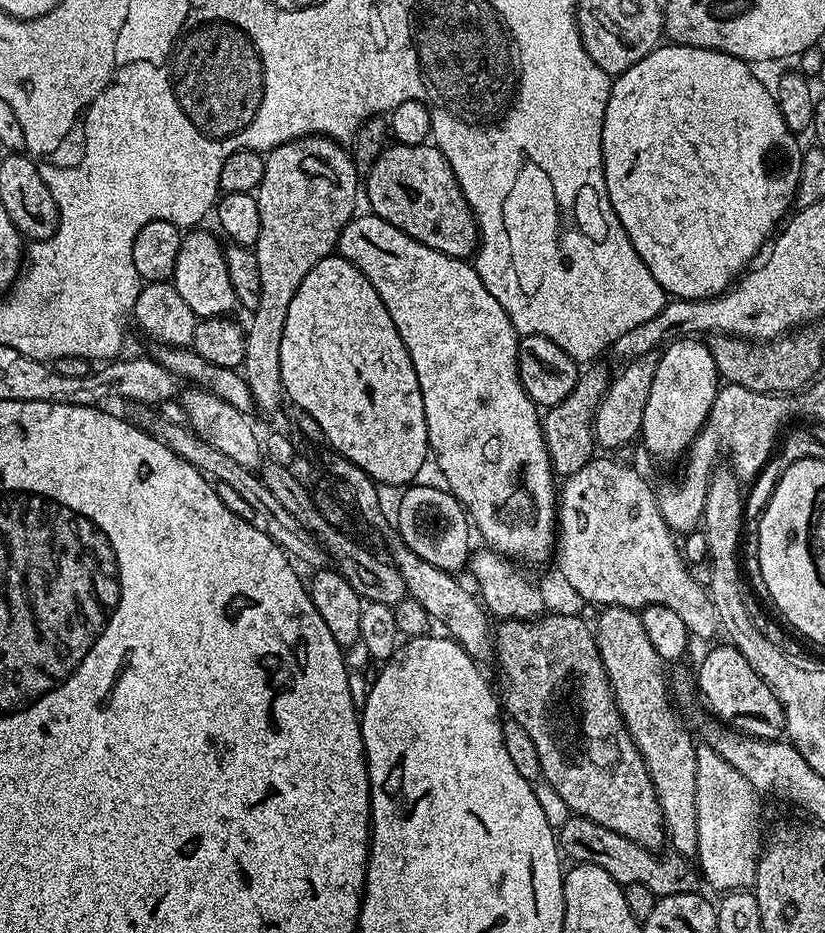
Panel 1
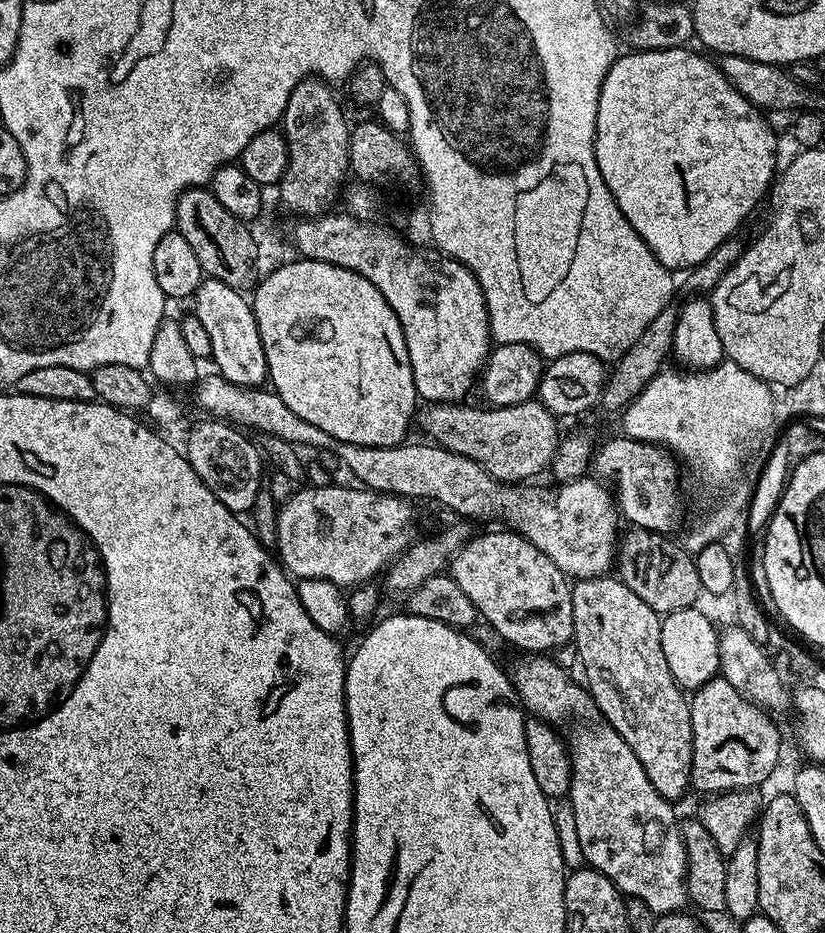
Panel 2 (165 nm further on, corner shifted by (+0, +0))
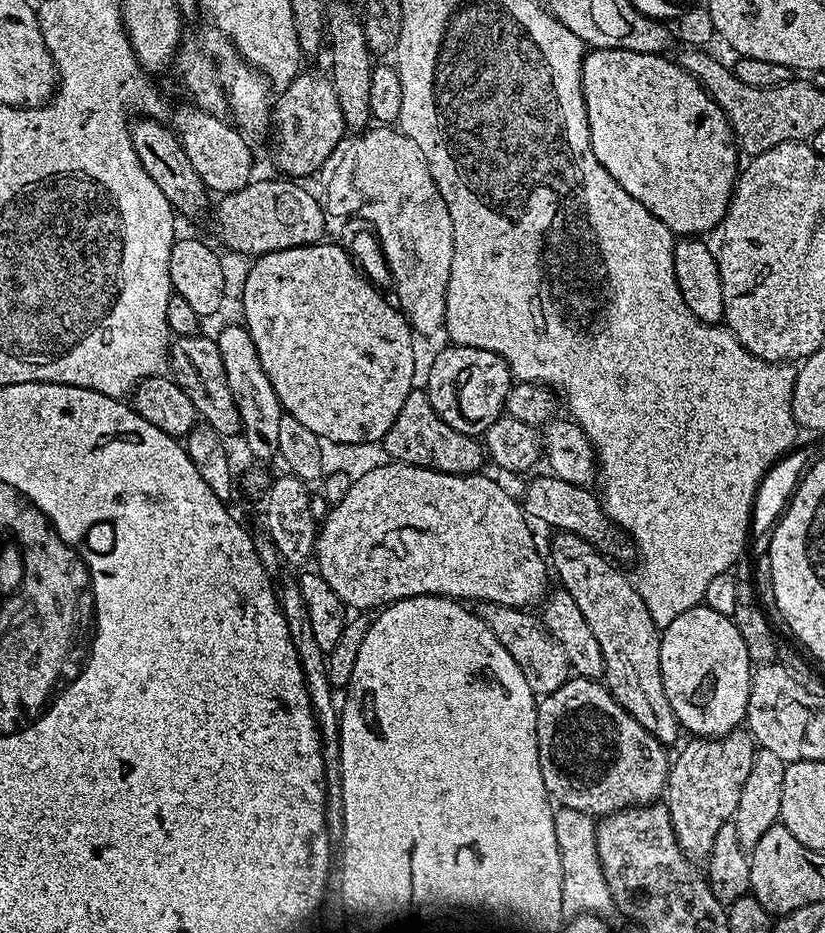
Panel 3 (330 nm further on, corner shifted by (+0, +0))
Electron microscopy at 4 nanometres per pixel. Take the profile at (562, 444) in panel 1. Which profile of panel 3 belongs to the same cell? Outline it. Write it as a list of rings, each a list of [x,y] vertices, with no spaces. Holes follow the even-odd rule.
[[[413,390],[410,394],[406,394],[406,402],[402,402],[402,410],[398,410],[394,426],[386,430],[382,447],[388,455],[385,457],[398,464],[413,464],[419,468],[429,468],[459,476],[464,476],[467,472],[481,471],[481,441],[475,436],[467,436],[454,430],[454,426],[446,426],[446,422],[442,422],[438,414],[434,414],[434,406],[430,406],[430,398],[424,390]]]

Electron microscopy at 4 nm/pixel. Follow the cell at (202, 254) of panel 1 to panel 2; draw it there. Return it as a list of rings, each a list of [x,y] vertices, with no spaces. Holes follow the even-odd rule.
[[[211,278],[201,280],[194,297],[194,314],[206,334],[210,334],[212,354],[211,363],[216,363],[215,371],[226,377],[234,386],[258,388],[268,380],[268,363],[262,346],[262,338],[258,334],[258,322],[252,313],[252,305],[245,293],[226,286],[226,282],[218,282]]]

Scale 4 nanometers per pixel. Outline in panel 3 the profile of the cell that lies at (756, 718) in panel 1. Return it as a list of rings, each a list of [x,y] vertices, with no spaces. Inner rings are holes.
[[[747,730],[728,732],[719,738],[692,738],[689,741],[677,756],[675,753],[668,769],[666,803],[680,849],[693,861],[700,862],[710,854],[718,830],[735,817],[742,785],[750,775],[758,745]]]

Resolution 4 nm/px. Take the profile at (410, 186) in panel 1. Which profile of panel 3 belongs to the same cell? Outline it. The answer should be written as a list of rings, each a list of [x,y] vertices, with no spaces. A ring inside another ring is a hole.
[[[329,3],[326,8],[326,40],[332,43],[332,72],[330,79],[334,94],[338,94],[338,106],[342,110],[345,129],[364,130],[369,127],[370,74],[374,67],[373,57],[366,46],[364,21],[348,4]]]

